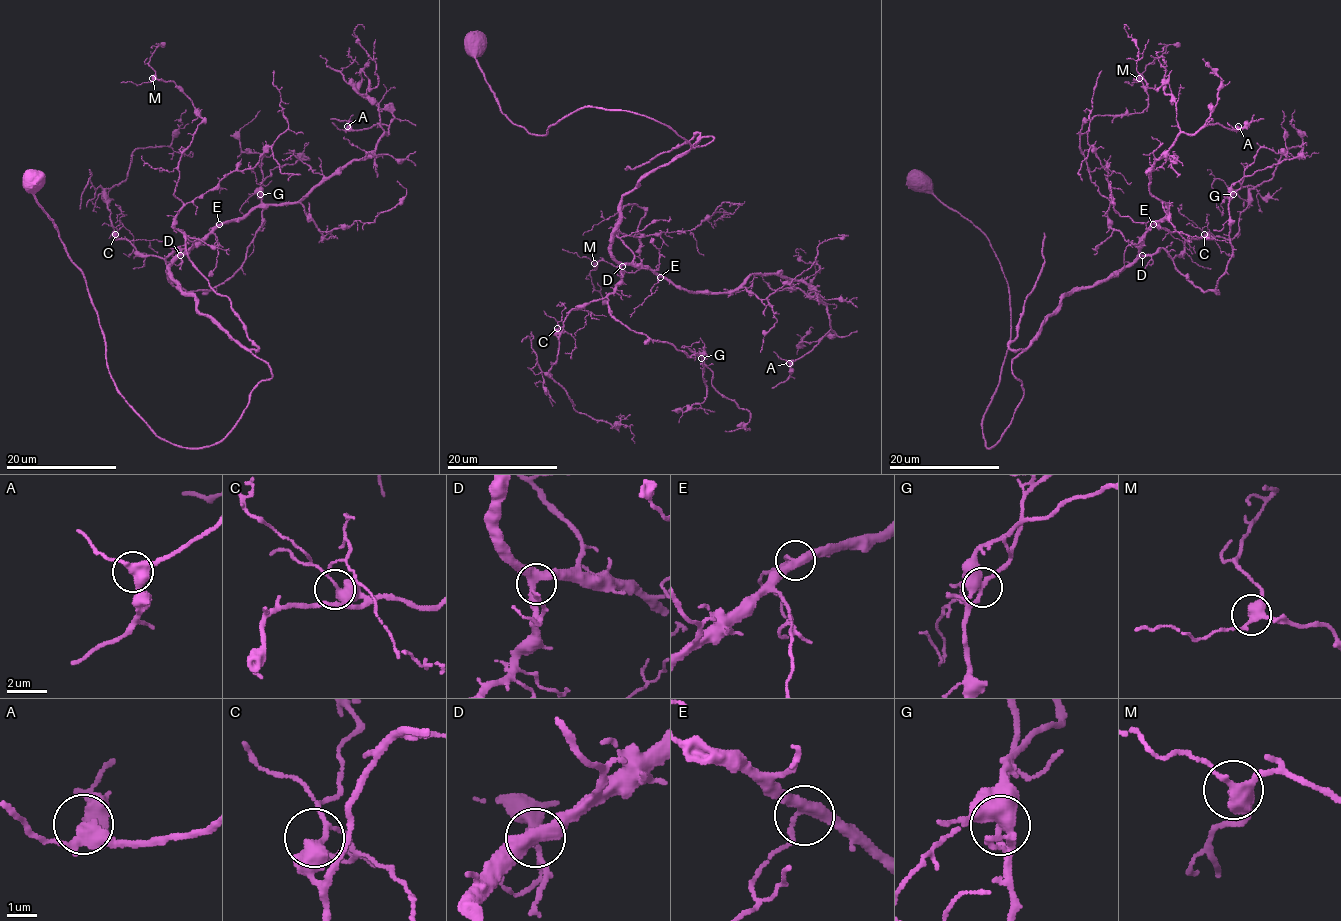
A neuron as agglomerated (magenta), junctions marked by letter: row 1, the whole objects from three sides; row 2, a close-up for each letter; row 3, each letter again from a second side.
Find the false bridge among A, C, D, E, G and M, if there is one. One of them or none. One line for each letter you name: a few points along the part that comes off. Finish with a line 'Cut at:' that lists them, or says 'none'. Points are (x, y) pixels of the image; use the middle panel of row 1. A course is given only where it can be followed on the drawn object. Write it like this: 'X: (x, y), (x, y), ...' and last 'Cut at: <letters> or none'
Cut at: none

